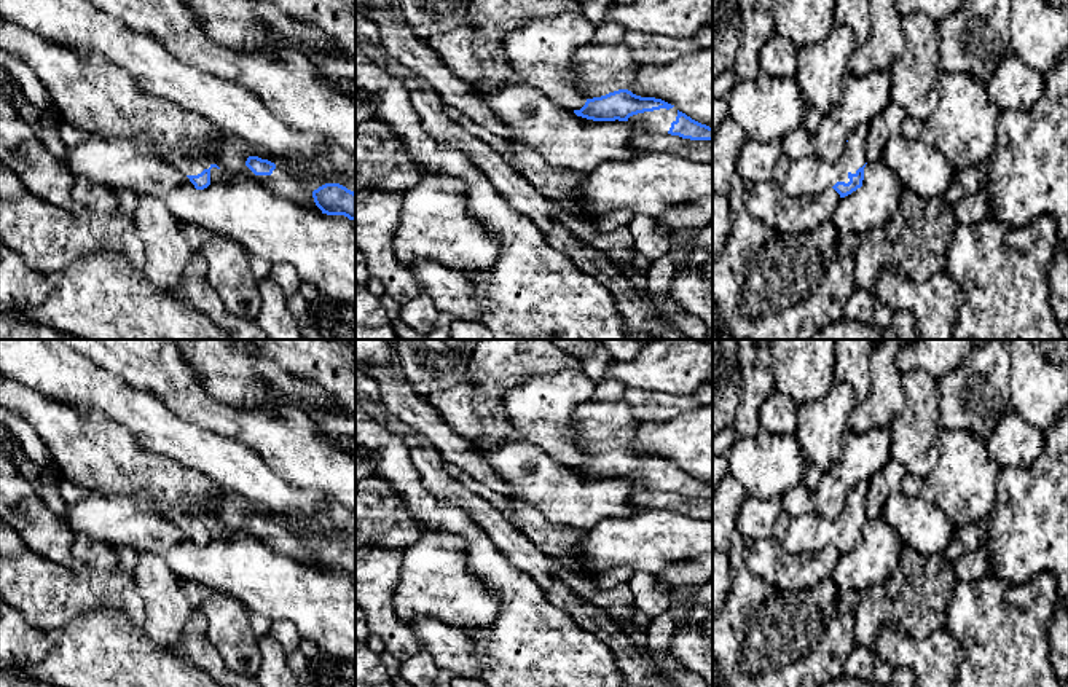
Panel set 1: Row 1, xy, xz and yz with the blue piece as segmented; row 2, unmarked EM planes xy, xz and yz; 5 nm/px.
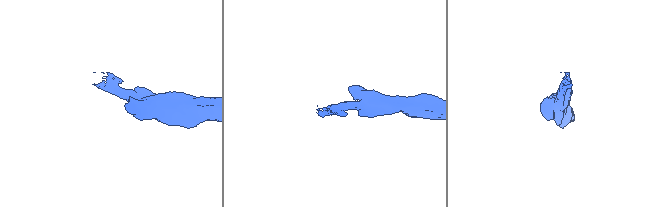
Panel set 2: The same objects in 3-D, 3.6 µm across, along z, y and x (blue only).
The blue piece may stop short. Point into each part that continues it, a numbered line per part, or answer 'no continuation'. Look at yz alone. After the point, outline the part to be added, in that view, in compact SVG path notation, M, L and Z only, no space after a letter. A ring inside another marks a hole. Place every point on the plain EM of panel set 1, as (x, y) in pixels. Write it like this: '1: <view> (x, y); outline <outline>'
1: yz (810, 533); outline M869 483L854 485L845 501L843 512L834 520L826 520L816 512L792 518L781 548L787 555L816 553L837 539L848 540L848 531L856 531L856 528L866 521L864 507L867 493Z

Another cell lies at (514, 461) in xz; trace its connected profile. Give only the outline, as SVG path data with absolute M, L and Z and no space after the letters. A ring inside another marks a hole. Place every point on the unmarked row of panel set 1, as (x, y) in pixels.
M524 442L477 449L513 489L508 499L536 507L556 524L588 531L606 518L639 512L631 499L644 493L642 481L577 473Z

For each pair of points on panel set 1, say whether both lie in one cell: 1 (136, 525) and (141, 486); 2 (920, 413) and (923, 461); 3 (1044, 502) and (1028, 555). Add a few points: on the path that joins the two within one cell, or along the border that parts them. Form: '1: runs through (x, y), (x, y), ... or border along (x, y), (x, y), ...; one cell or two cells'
1: border along (102, 494), (142, 499), (171, 520); two cells
2: runs through (920, 424), (920, 450); one cell
3: runs through (1033, 514), (1028, 542); one cell

